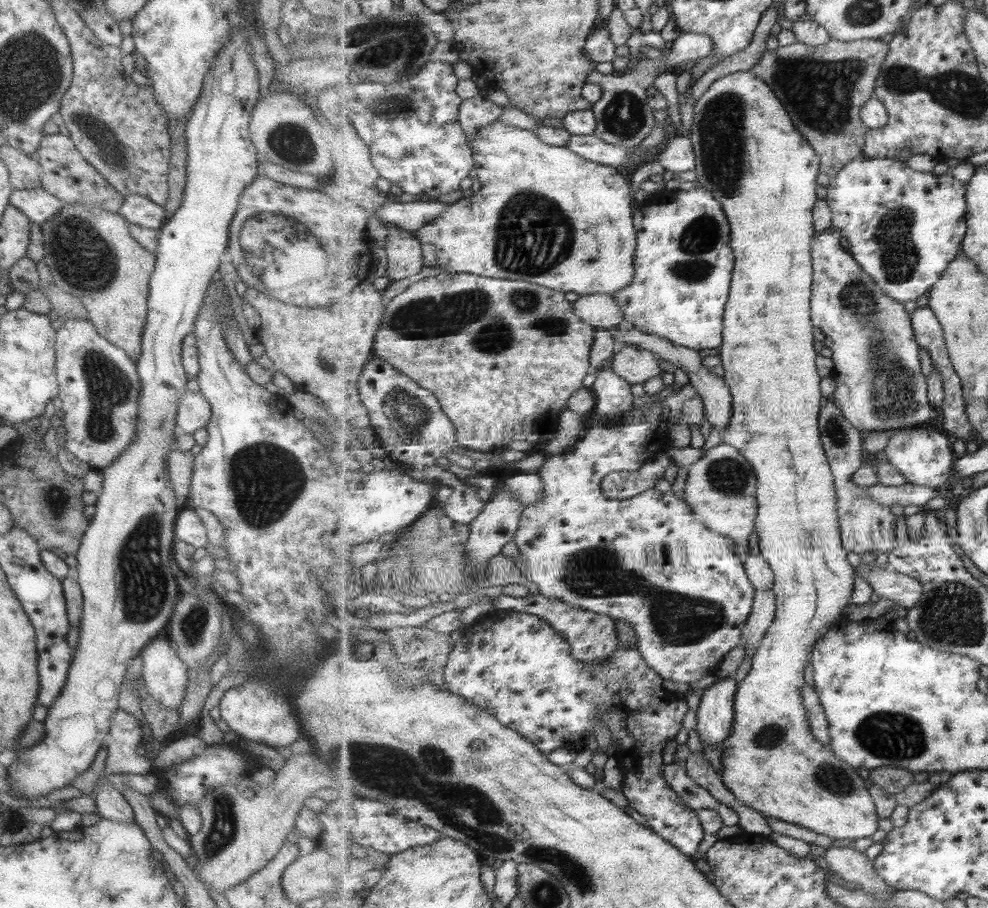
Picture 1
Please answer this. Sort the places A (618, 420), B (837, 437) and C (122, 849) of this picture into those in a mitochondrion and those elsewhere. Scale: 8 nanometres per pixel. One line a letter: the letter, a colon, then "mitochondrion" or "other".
A: other
B: mitochondrion
C: other

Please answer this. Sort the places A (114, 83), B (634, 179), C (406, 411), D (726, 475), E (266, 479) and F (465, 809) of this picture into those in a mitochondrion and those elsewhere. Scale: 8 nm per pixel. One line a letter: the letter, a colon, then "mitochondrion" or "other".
A: other
B: other
C: mitochondrion
D: mitochondrion
E: mitochondrion
F: mitochondrion

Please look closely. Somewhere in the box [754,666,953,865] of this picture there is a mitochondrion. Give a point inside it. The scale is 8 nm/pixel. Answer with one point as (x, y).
(889, 737)

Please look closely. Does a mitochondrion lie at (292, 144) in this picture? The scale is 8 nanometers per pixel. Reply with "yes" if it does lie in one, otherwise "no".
yes

